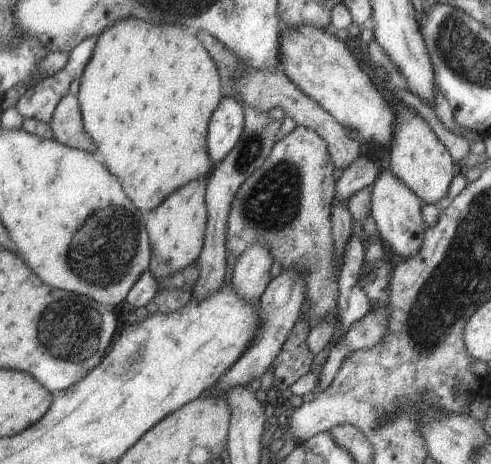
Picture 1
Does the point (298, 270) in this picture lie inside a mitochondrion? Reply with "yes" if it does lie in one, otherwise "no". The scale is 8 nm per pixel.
no

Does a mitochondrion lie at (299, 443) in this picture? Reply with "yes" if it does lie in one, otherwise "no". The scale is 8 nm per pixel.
no

